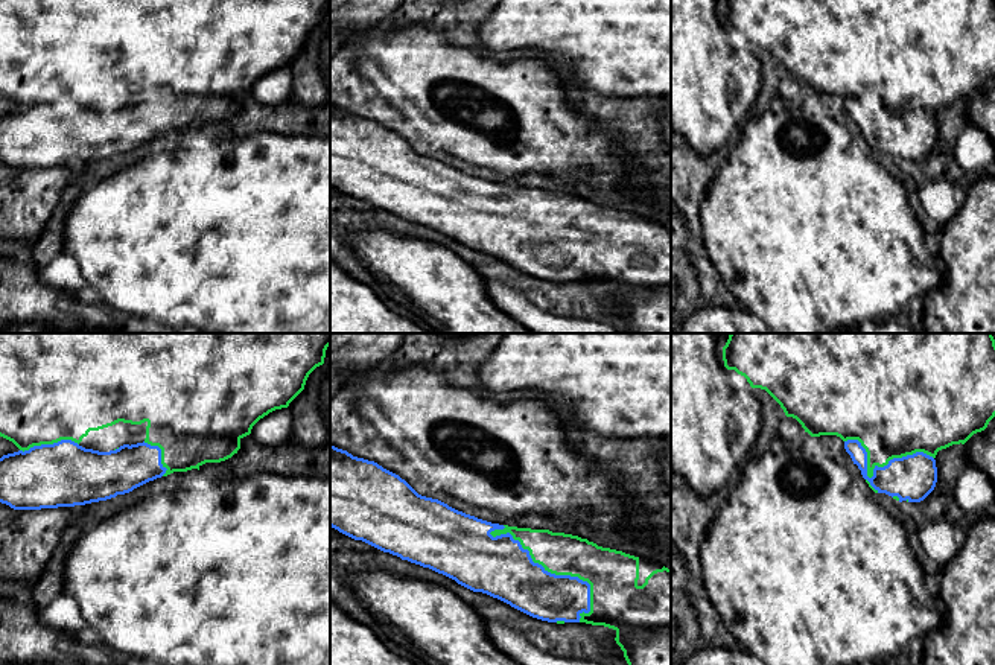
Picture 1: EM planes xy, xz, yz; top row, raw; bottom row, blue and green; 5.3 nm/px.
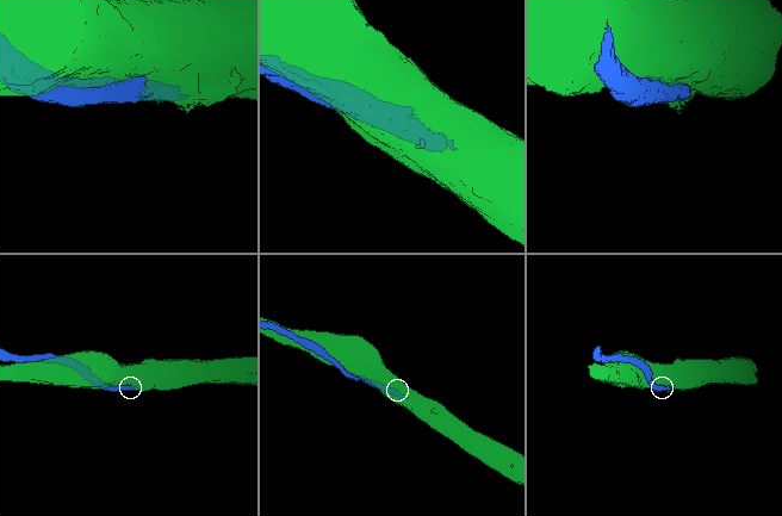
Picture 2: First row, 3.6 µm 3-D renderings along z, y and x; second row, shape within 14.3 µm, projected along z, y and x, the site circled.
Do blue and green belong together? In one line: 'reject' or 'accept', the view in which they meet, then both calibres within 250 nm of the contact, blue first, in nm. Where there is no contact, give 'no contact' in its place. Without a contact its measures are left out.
reject; contact in xz; calibres 300 and 220 nm

